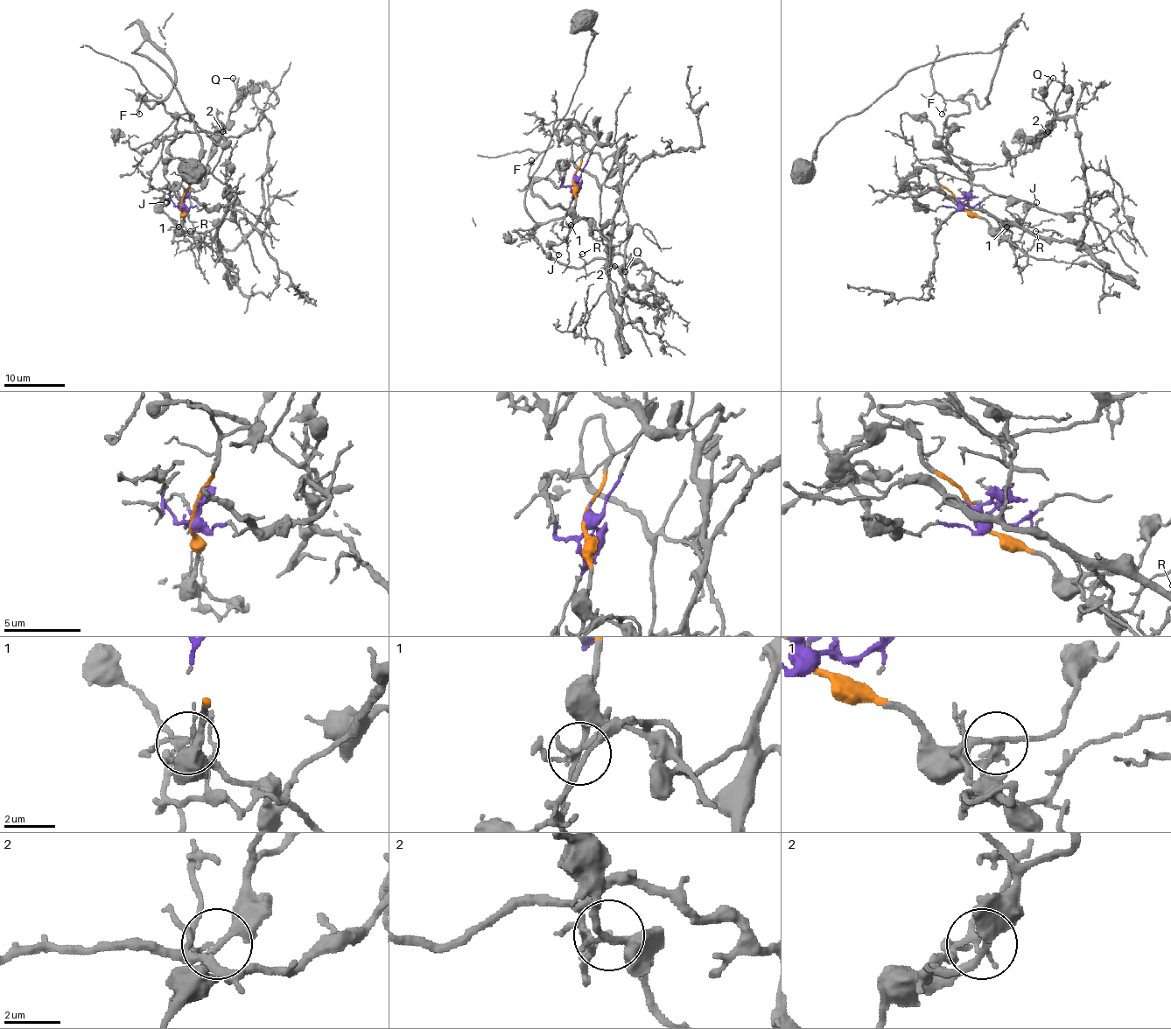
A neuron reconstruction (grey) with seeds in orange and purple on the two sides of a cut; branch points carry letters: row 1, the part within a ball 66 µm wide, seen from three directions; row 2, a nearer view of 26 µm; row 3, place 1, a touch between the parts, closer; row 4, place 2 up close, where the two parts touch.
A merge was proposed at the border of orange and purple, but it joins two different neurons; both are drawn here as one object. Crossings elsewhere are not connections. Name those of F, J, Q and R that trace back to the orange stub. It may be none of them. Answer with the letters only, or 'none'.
F, J, Q

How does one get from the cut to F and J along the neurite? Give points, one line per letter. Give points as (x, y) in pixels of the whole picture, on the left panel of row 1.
F: (181, 203), (192, 172), (187, 162), (179, 158), (167, 162), (176, 119), (157, 101), (138, 99), (139, 114)
J: (181, 203), (182, 217), (179, 227), (159, 209), (167, 203)

